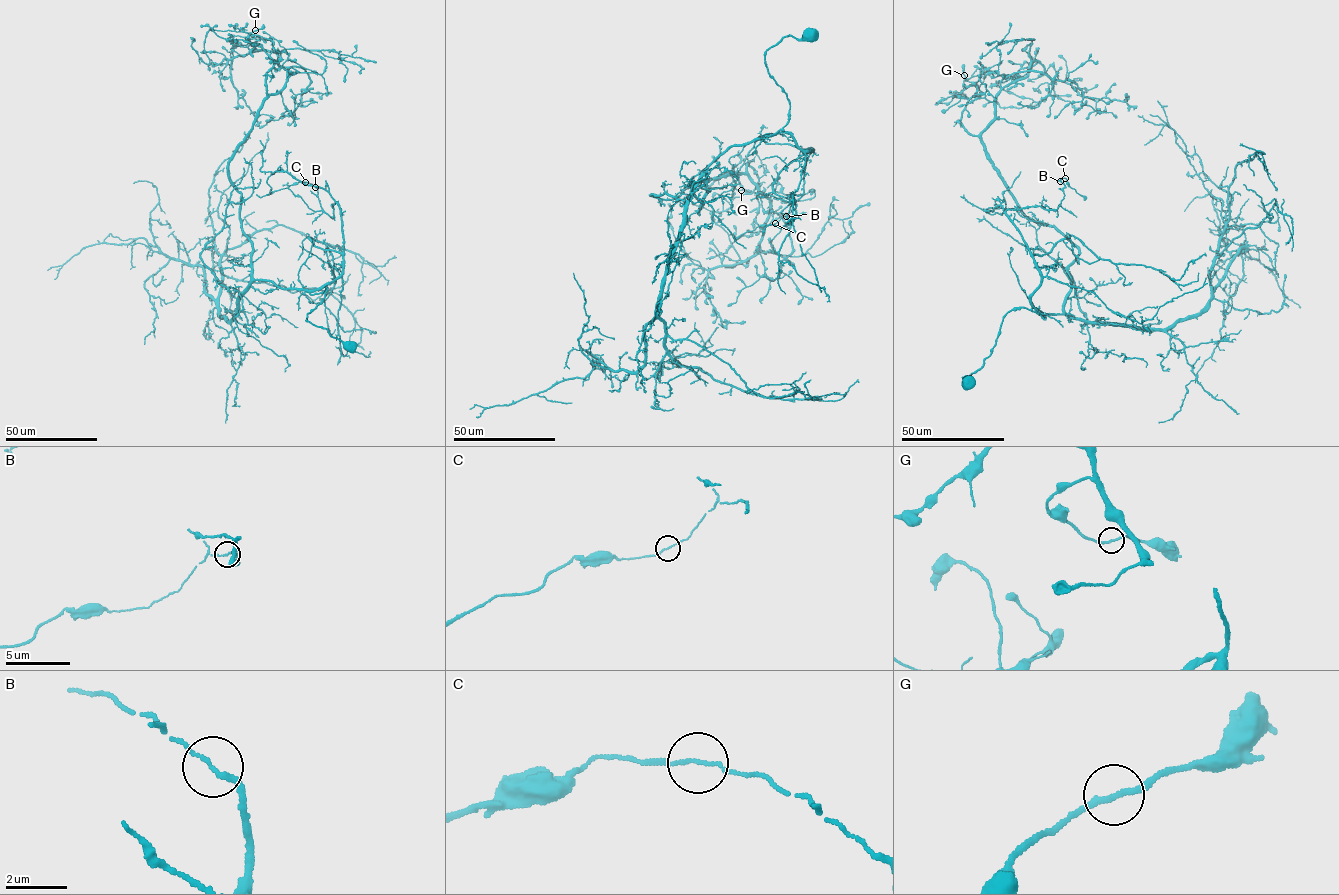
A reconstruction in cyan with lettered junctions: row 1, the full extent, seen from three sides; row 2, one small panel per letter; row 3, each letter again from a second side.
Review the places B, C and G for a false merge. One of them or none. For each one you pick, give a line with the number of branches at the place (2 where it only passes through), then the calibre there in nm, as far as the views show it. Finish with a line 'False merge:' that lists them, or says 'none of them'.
False merge: none of them

